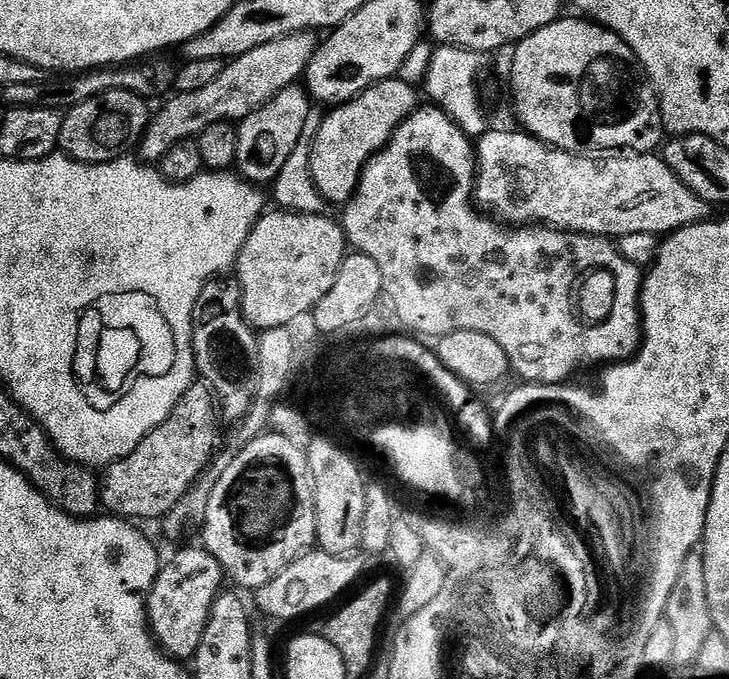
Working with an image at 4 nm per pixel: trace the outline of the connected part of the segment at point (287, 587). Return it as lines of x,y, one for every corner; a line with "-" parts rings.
309,550
296,559
282,574
278,574
266,586
255,589
256,604
272,620
296,620
307,612
316,612
336,600
360,576
360,564
356,558
332,556
323,550

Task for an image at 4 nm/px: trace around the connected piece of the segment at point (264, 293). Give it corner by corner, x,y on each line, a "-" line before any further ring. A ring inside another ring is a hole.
265,211
250,230
250,238
246,238
246,246
242,246
234,269
235,279
240,286
240,311
256,330
288,328
299,316
307,312
309,315
316,304
330,294
330,286
334,286
334,278
338,278
338,270
346,255
344,229
337,221
335,224
328,214
315,216
305,212
275,211

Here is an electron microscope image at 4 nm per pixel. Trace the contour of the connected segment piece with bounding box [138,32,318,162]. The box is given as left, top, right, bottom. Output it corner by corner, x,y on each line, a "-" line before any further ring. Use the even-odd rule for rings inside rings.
299,32
274,38
274,42
266,42
266,46
254,46
250,54
242,54
237,60
227,61
222,74
218,74
210,86
165,99
164,109
151,117
148,131
138,145
139,159
158,162
171,148
183,140
195,140
202,130
206,130
206,126
214,126
214,122
239,122
246,119
254,110
266,106
270,98
293,87
299,81
296,79
299,76
301,79
307,73
317,47
318,36
315,32

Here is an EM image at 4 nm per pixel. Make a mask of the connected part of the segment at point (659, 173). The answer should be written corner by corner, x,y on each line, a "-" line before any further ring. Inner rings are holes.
489,130
475,141
474,147
476,150
474,203
481,212
505,226
543,226
545,228
559,228
561,232
581,232
584,236
602,236
605,238
619,238
626,234
650,234
660,238
691,224
703,224
710,216
710,205
702,198
698,198
698,194
694,194
692,190
687,188
674,172
666,166
666,162
656,154
577,154
563,152
542,143
537,136
530,136
523,130
517,130
517,132

